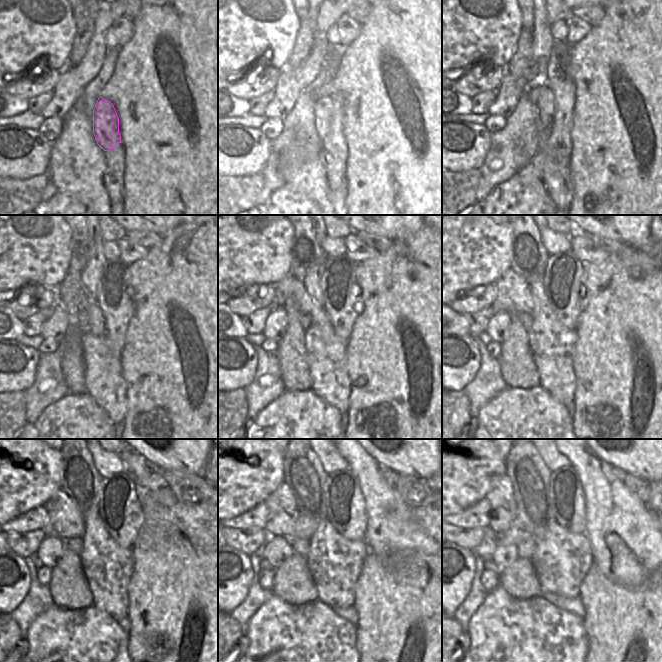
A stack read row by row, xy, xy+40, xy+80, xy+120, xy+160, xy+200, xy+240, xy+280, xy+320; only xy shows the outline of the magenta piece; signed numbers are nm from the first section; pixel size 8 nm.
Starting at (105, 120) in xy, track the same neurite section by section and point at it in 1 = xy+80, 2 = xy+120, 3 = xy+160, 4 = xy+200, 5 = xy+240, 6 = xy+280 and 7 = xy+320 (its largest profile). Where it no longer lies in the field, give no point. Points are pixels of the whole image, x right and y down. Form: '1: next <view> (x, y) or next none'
1: next xy+80 (546, 102)
2: next xy+120 (96, 326)
3: next xy+160 (290, 287)
4: next xy+200 (513, 293)
5: next xy+240 (64, 519)
6: next xy+280 (283, 514)
7: next xy+320 (500, 496)

